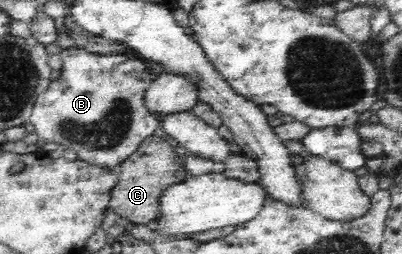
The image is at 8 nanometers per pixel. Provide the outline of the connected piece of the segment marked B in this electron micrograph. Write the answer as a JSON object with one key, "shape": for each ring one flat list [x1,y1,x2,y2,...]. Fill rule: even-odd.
{"shape":[[78,45,68,49,62,48,58,55,62,61,61,75,52,81,45,93,38,96,31,113,30,123,34,125,34,131,40,141,58,143,64,150,76,151,77,159,83,163,113,171,161,125,161,121,158,121,158,118,144,105,143,97,154,79,148,62,140,57,128,57,133,55,132,53,90,53,89,50,82,49]]}

